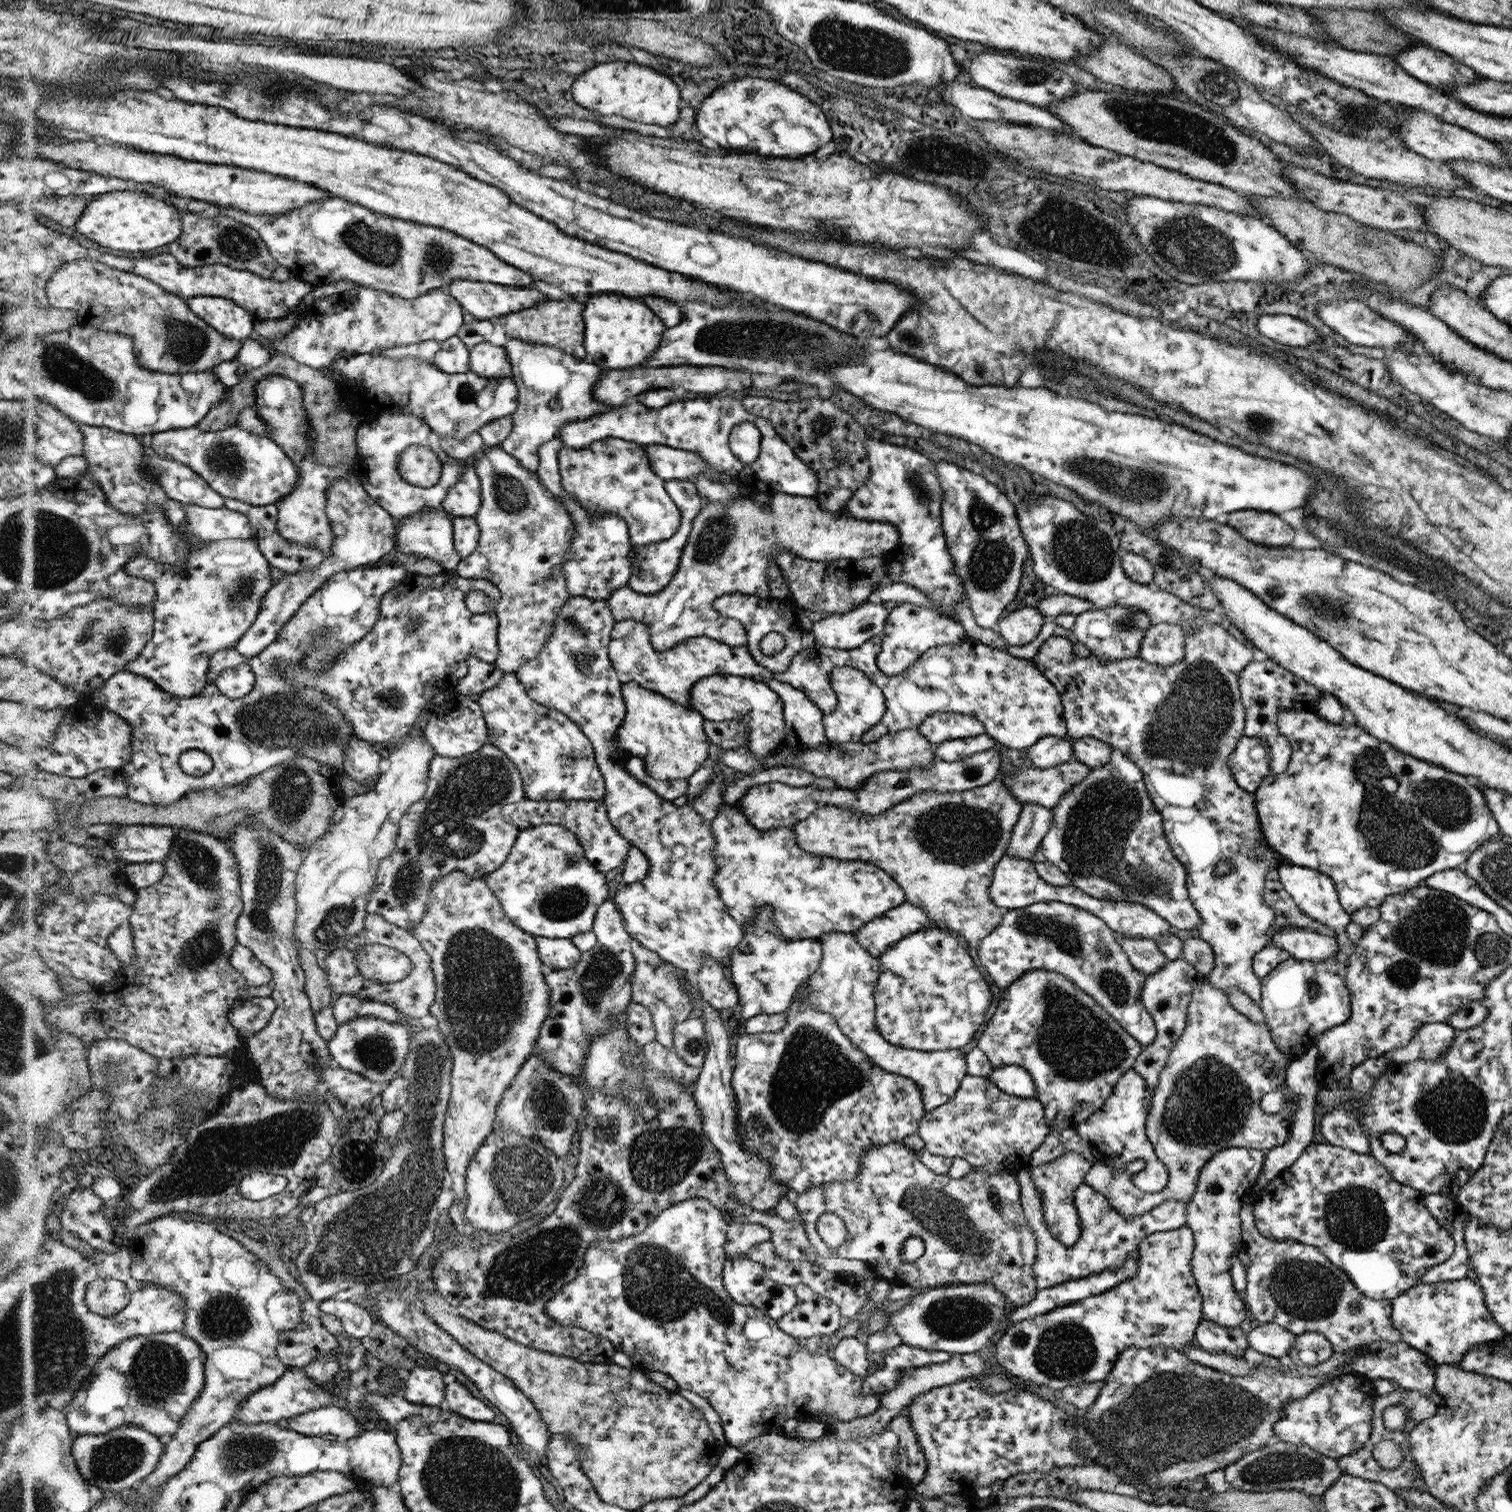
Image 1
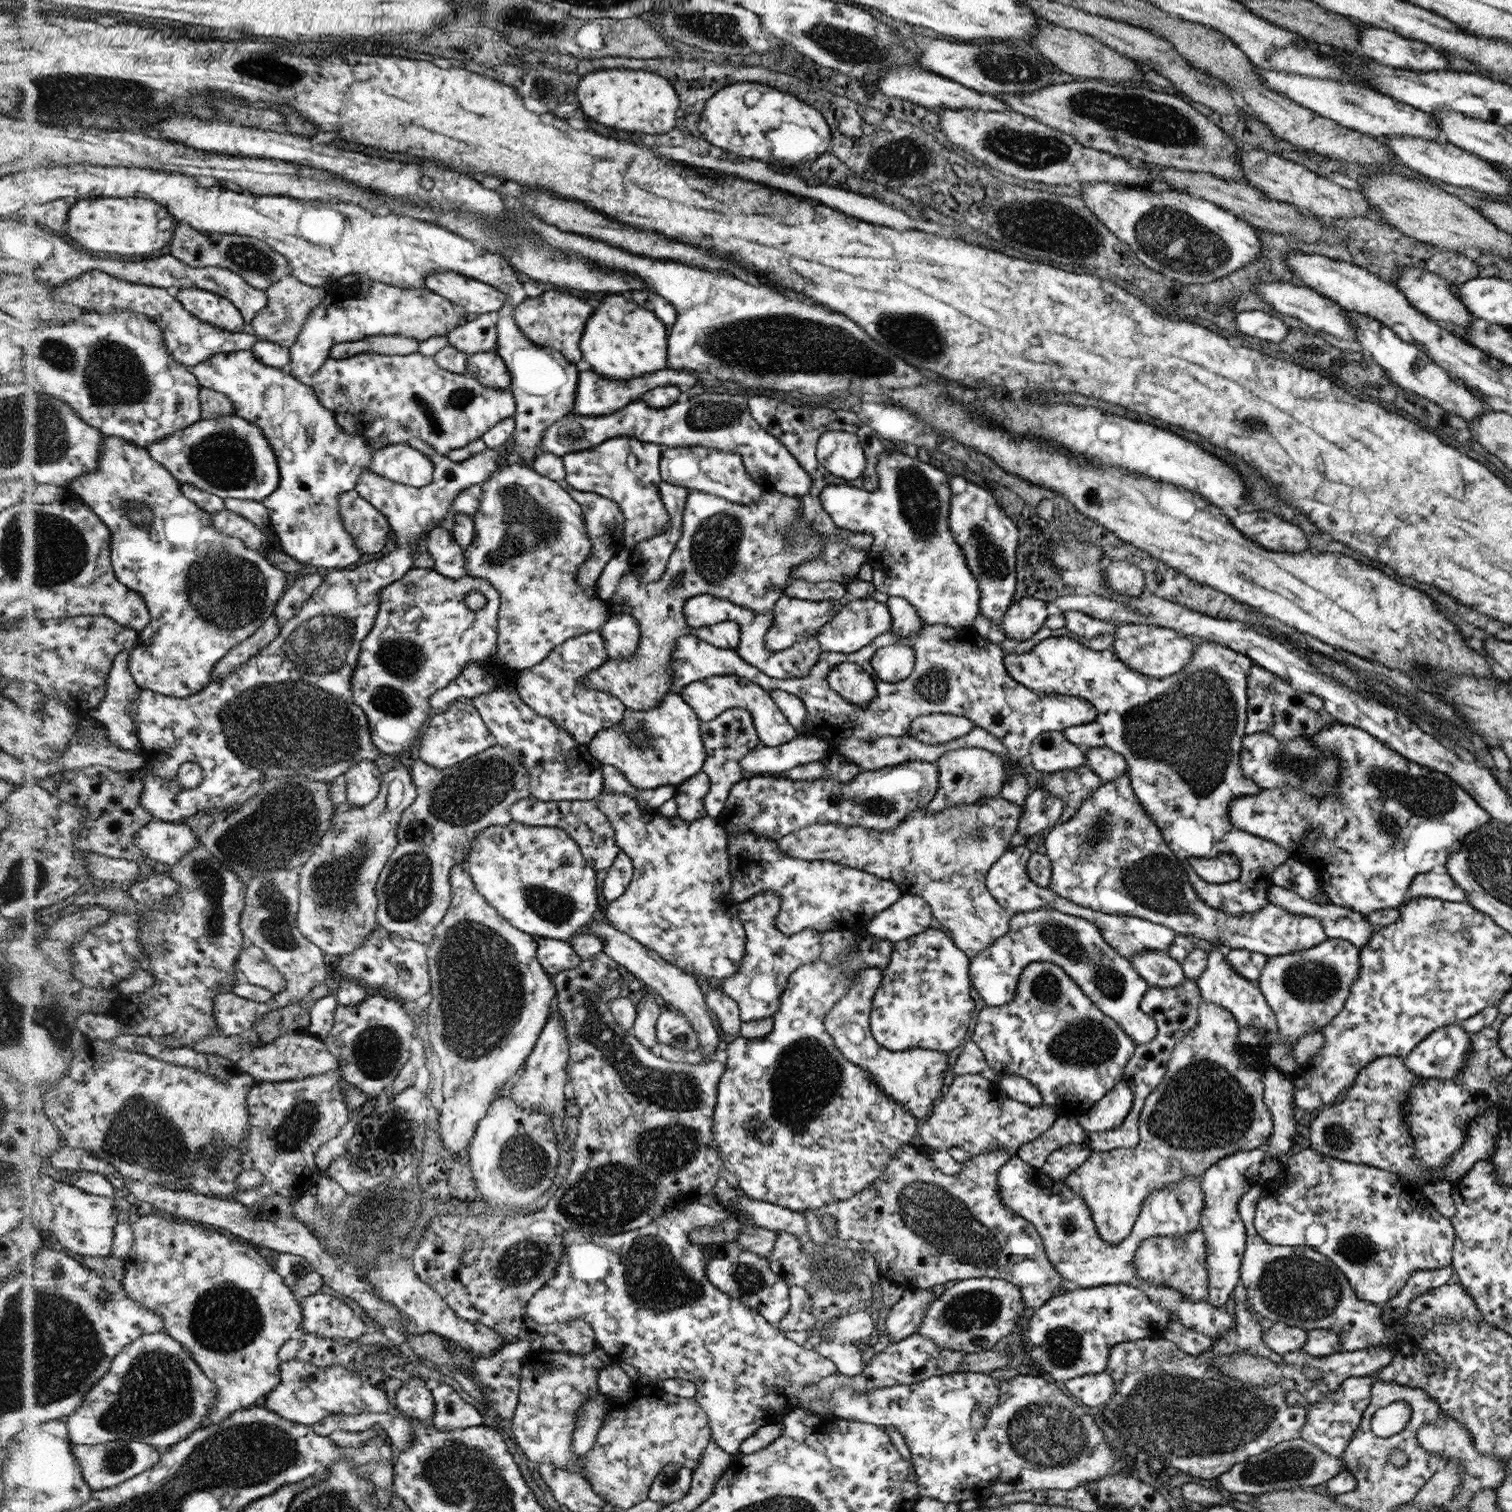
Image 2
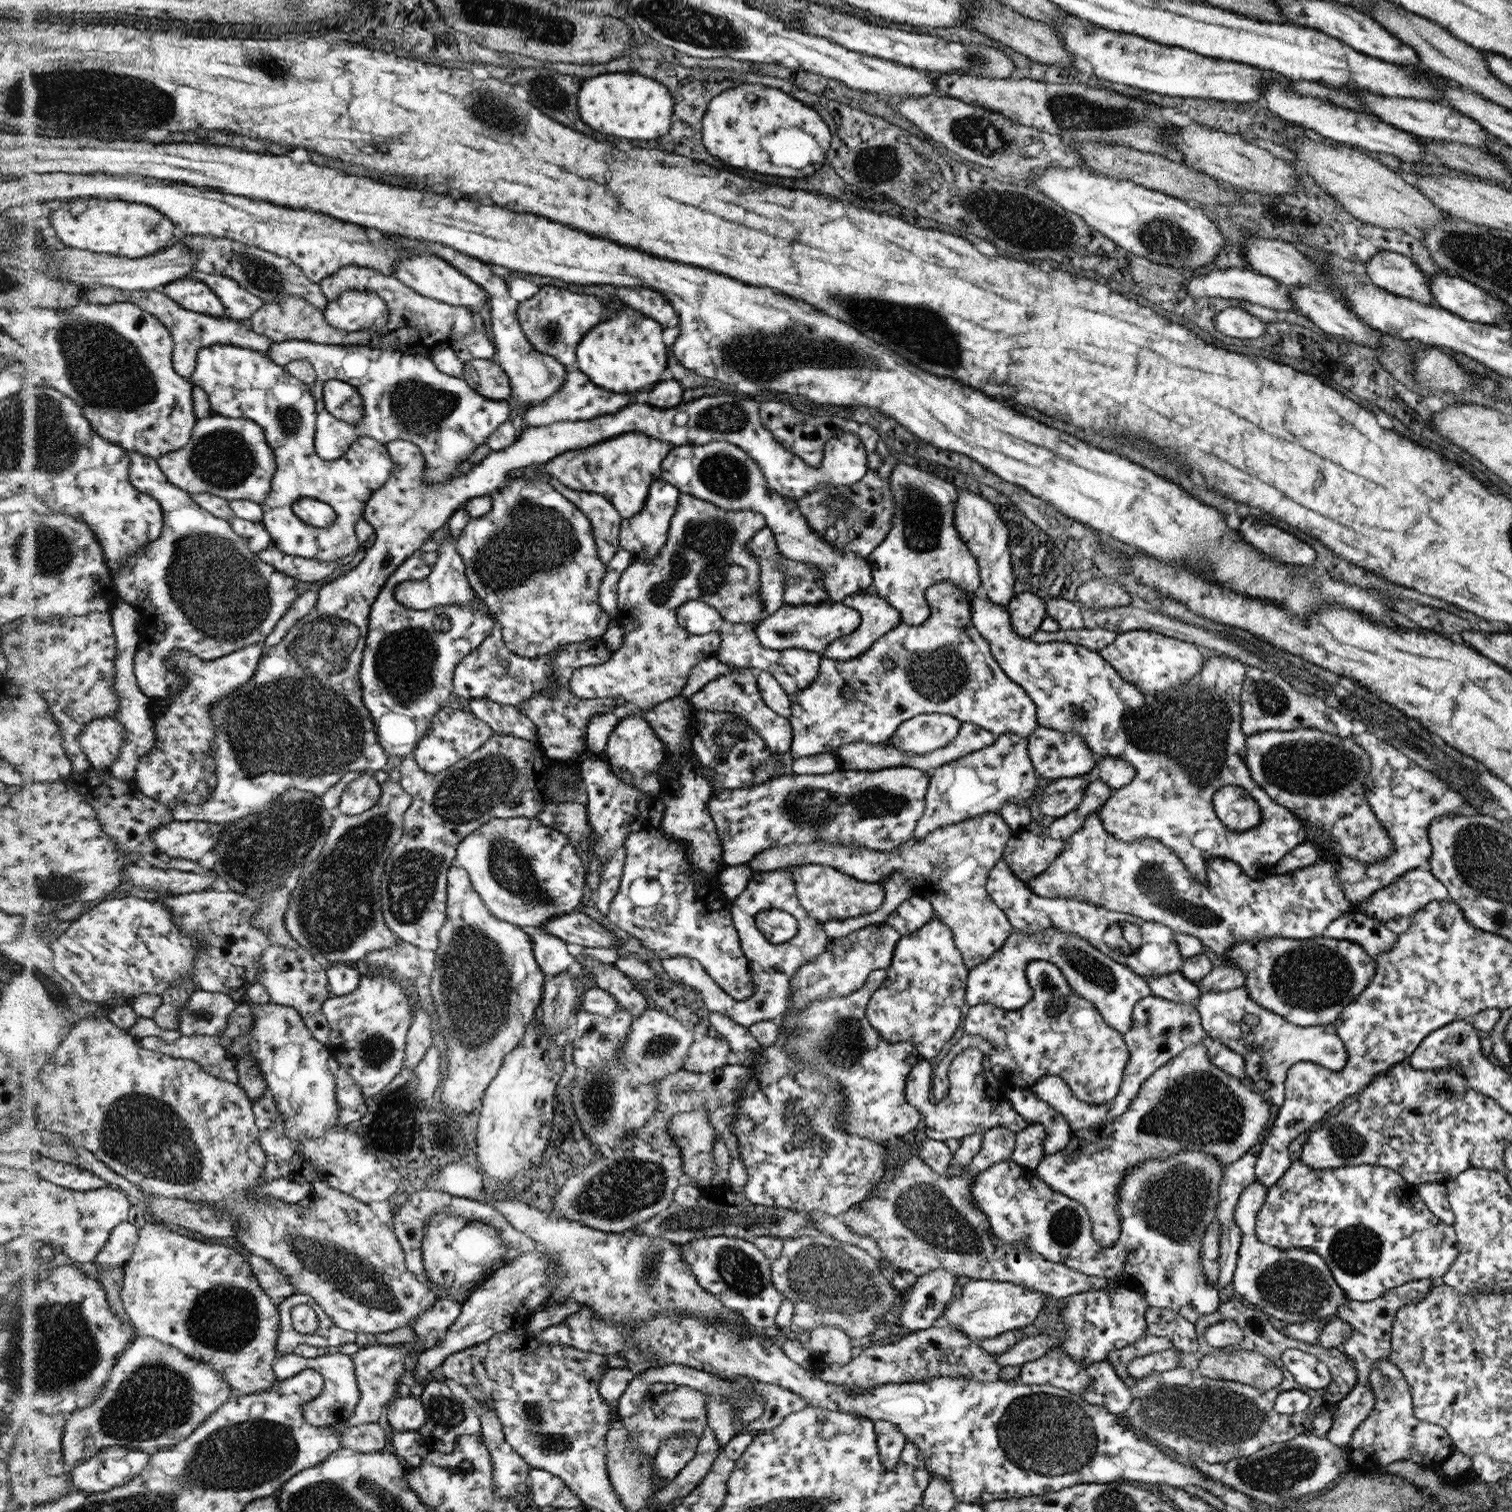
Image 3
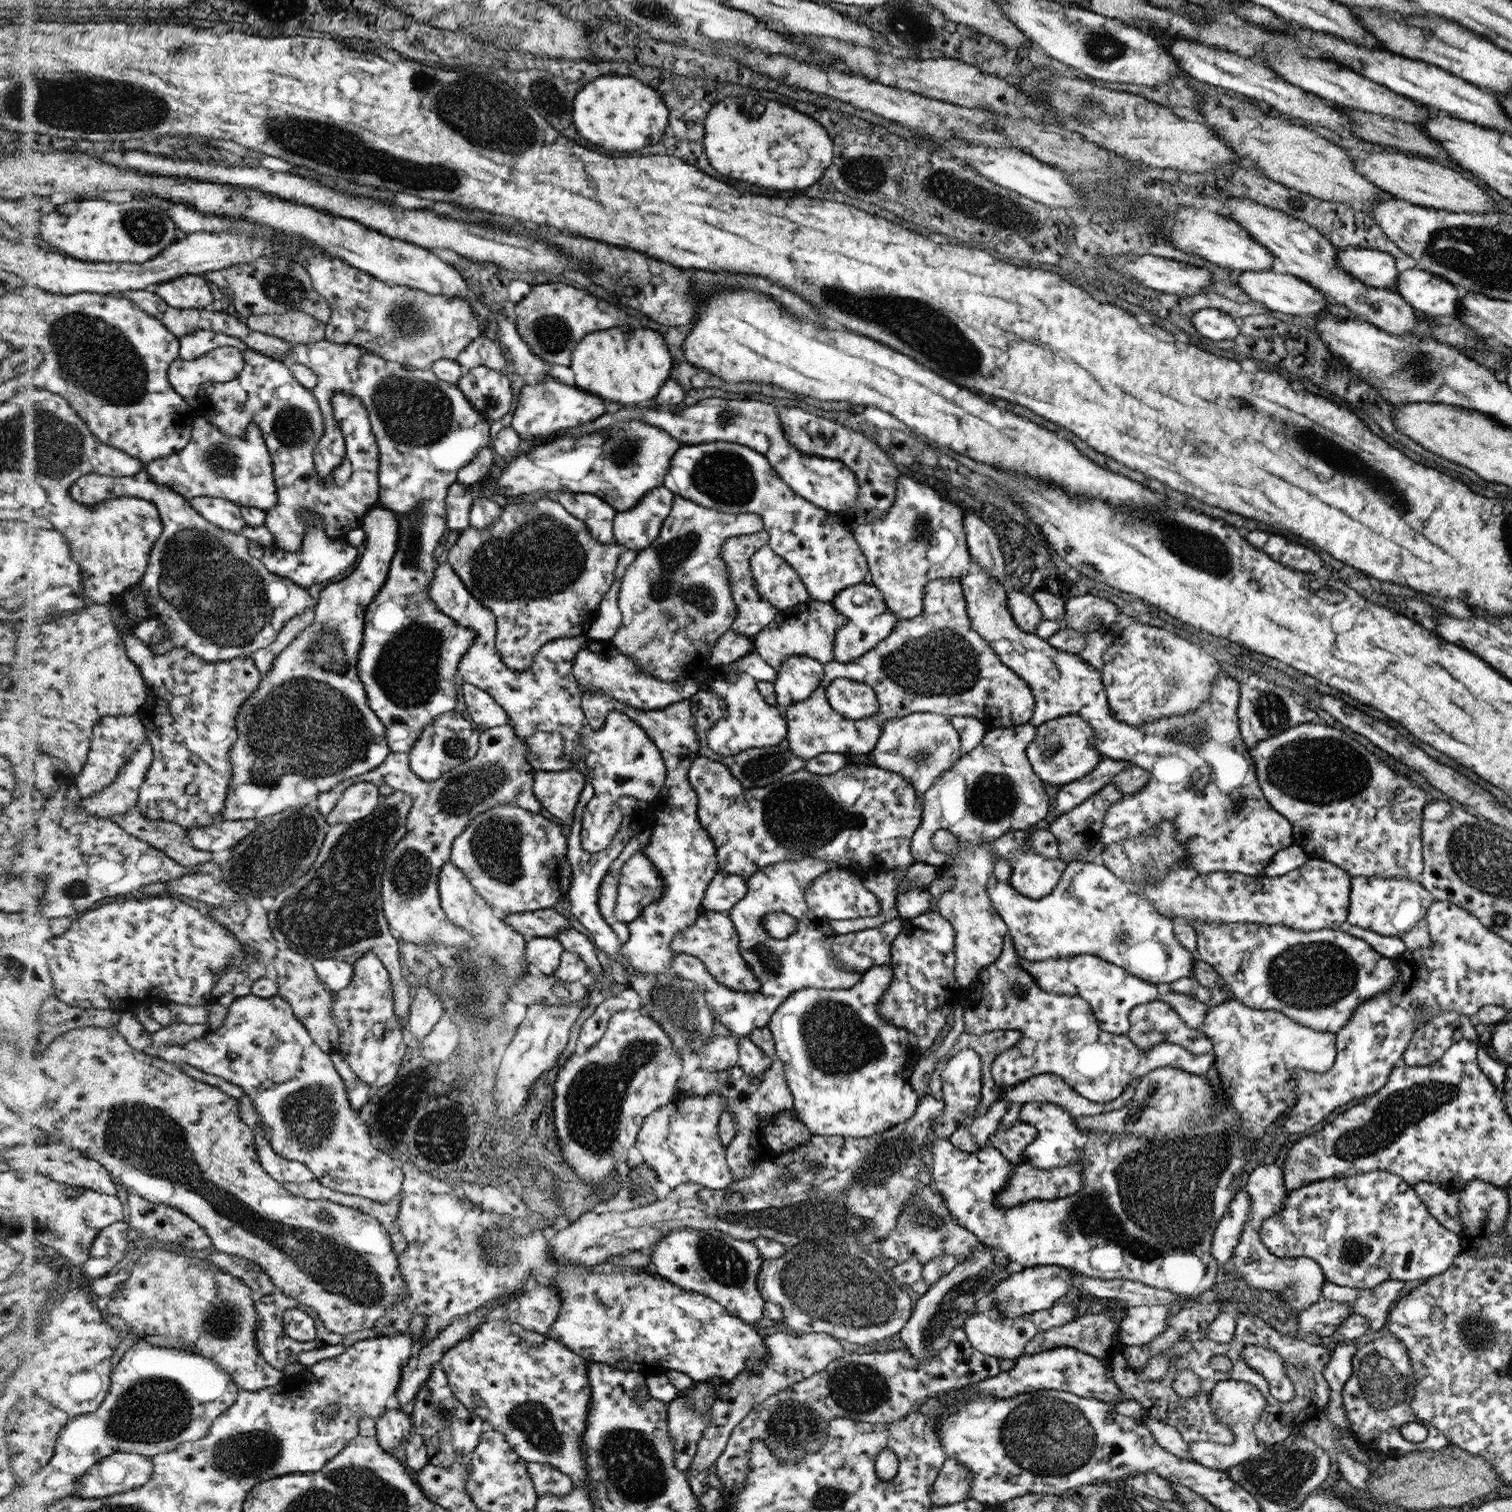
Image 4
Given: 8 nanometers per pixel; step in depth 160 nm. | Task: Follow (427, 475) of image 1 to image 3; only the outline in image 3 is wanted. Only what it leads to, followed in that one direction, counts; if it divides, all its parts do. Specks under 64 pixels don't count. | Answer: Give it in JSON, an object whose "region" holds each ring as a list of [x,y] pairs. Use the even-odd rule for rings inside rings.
{"region":[[[212,344],[210,347],[199,349],[198,363],[194,374],[194,384],[200,387],[210,401],[212,412],[229,418],[249,418],[255,421],[266,432],[266,439],[271,445],[273,460],[276,467],[271,477],[271,492],[262,504],[264,506],[263,523],[271,533],[272,545],[289,556],[315,559],[330,563],[341,557],[350,555],[359,548],[354,533],[355,523],[362,516],[364,505],[370,494],[386,483],[394,464],[384,445],[371,437],[357,438],[349,449],[335,460],[323,460],[314,451],[314,428],[317,426],[317,413],[314,409],[314,397],[310,386],[291,376],[286,369],[261,351],[243,348],[239,345]],[[298,498],[311,498],[328,504],[335,513],[333,522],[325,528],[315,528],[305,524],[291,510],[291,505]]]}

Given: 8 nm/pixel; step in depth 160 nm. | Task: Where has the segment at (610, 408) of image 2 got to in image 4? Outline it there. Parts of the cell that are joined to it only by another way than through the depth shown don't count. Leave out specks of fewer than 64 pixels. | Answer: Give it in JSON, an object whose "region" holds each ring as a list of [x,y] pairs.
{"region":[[[548,376],[543,382],[536,383],[534,386],[523,385],[517,396],[509,426],[522,440],[532,440],[532,438],[544,440],[562,430],[574,430],[574,428],[594,422],[605,413],[603,401],[594,394],[580,390],[578,385],[566,385],[557,378]]]}

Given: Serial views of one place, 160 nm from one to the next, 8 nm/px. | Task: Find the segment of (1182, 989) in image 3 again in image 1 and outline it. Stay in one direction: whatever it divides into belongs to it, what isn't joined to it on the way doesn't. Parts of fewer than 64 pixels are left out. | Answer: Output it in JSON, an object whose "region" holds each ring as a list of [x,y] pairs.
{"region":[[[1120,934],[1113,935],[1133,967],[1145,976],[1155,974],[1167,963],[1167,957],[1158,947],[1156,941],[1147,938],[1125,938]]]}

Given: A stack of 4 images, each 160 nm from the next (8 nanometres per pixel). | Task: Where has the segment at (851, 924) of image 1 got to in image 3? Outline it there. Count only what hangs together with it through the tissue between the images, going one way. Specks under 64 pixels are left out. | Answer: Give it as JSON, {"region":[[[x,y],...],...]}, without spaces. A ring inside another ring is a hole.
{"region":[[[804,864],[791,871],[795,892],[803,910],[817,922],[828,920],[845,920],[875,912],[883,902],[884,892],[881,885],[867,881],[855,880],[852,876],[837,869],[821,864]],[[777,908],[757,912],[753,918],[755,928],[766,940],[779,944],[797,934],[797,921],[794,916]]]}

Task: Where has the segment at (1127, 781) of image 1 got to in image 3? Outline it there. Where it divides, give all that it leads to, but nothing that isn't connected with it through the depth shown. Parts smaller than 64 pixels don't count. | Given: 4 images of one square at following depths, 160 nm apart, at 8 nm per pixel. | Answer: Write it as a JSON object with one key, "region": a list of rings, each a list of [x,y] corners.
{"region":[[[1096,810],[1088,814],[1082,827],[1066,839],[1064,849],[1047,866],[1047,870],[1036,874],[1025,883],[1037,896],[1048,899],[1057,897],[1085,899],[1110,911],[1129,913],[1146,921],[1167,925],[1174,934],[1183,933],[1197,937],[1197,940],[1214,954],[1221,955],[1233,943],[1240,940],[1263,940],[1271,937],[1303,940],[1321,937],[1321,932],[1330,922],[1352,910],[1331,862],[1325,861],[1315,859],[1310,866],[1255,880],[1243,874],[1235,862],[1226,858],[1211,858],[1205,861],[1206,878],[1203,884],[1194,879],[1182,864],[1181,858],[1162,842],[1154,838],[1123,842],[1107,834],[1101,816]]]}

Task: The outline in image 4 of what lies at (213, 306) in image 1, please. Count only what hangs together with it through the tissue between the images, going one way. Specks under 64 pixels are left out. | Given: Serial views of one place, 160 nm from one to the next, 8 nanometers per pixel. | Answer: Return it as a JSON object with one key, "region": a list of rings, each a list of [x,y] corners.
{"region":[[[187,275],[158,285],[155,292],[175,308],[211,308],[213,292],[202,275]]]}

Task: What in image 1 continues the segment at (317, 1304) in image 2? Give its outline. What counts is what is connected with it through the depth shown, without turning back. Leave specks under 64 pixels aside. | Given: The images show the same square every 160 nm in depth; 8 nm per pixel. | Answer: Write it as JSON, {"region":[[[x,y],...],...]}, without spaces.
{"region":[[[327,1299],[321,1301],[317,1308],[325,1313],[335,1316],[343,1328],[342,1335],[348,1338],[362,1339],[368,1335],[372,1326],[372,1318],[367,1309],[349,1301]]]}

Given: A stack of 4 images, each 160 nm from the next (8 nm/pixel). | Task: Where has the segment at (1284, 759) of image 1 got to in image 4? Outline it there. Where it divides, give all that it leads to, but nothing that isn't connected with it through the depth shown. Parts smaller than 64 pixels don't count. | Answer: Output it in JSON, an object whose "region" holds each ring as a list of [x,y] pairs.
{"region":[[[1250,674],[1245,682],[1239,685],[1238,705],[1236,708],[1238,716],[1238,730],[1241,740],[1246,747],[1253,748],[1260,740],[1277,736],[1297,724],[1307,722],[1320,722],[1317,710],[1310,709],[1287,688],[1269,682],[1257,674]]]}

